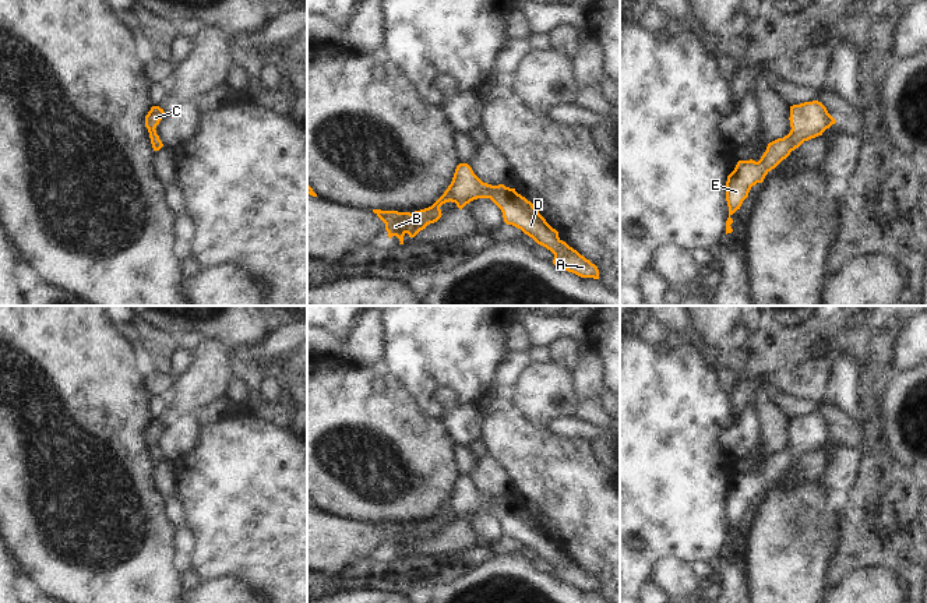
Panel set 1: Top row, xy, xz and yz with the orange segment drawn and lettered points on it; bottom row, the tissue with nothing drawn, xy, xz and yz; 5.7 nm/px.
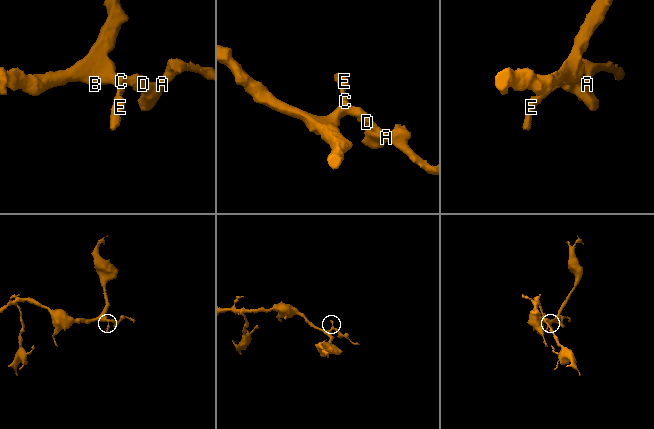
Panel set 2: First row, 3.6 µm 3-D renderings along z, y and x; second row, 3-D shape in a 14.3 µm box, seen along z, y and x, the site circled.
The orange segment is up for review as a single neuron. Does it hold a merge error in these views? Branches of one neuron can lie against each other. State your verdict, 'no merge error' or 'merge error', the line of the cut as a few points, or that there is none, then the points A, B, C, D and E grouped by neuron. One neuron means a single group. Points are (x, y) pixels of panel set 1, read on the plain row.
no merge error; no cut; A B C D E

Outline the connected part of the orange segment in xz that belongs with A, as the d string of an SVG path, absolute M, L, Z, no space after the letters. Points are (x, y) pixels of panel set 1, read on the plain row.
M468 476L457 479L451 497L431 519L413 526L381 522L373 522L373 525L385 536L388 550L396 549L401 554L399 557L403 557L406 546L409 550L415 550L427 537L441 530L440 519L443 516L451 514L462 522L477 511L490 511L501 522L507 537L521 542L537 557L550 563L554 567L554 578L581 590L599 592L598 579L563 554L558 544L546 535L531 514L518 507L515 501L504 497L491 498L483 496Z

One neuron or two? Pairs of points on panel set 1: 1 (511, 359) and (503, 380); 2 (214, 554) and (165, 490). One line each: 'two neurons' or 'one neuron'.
1: one neuron
2: two neurons

